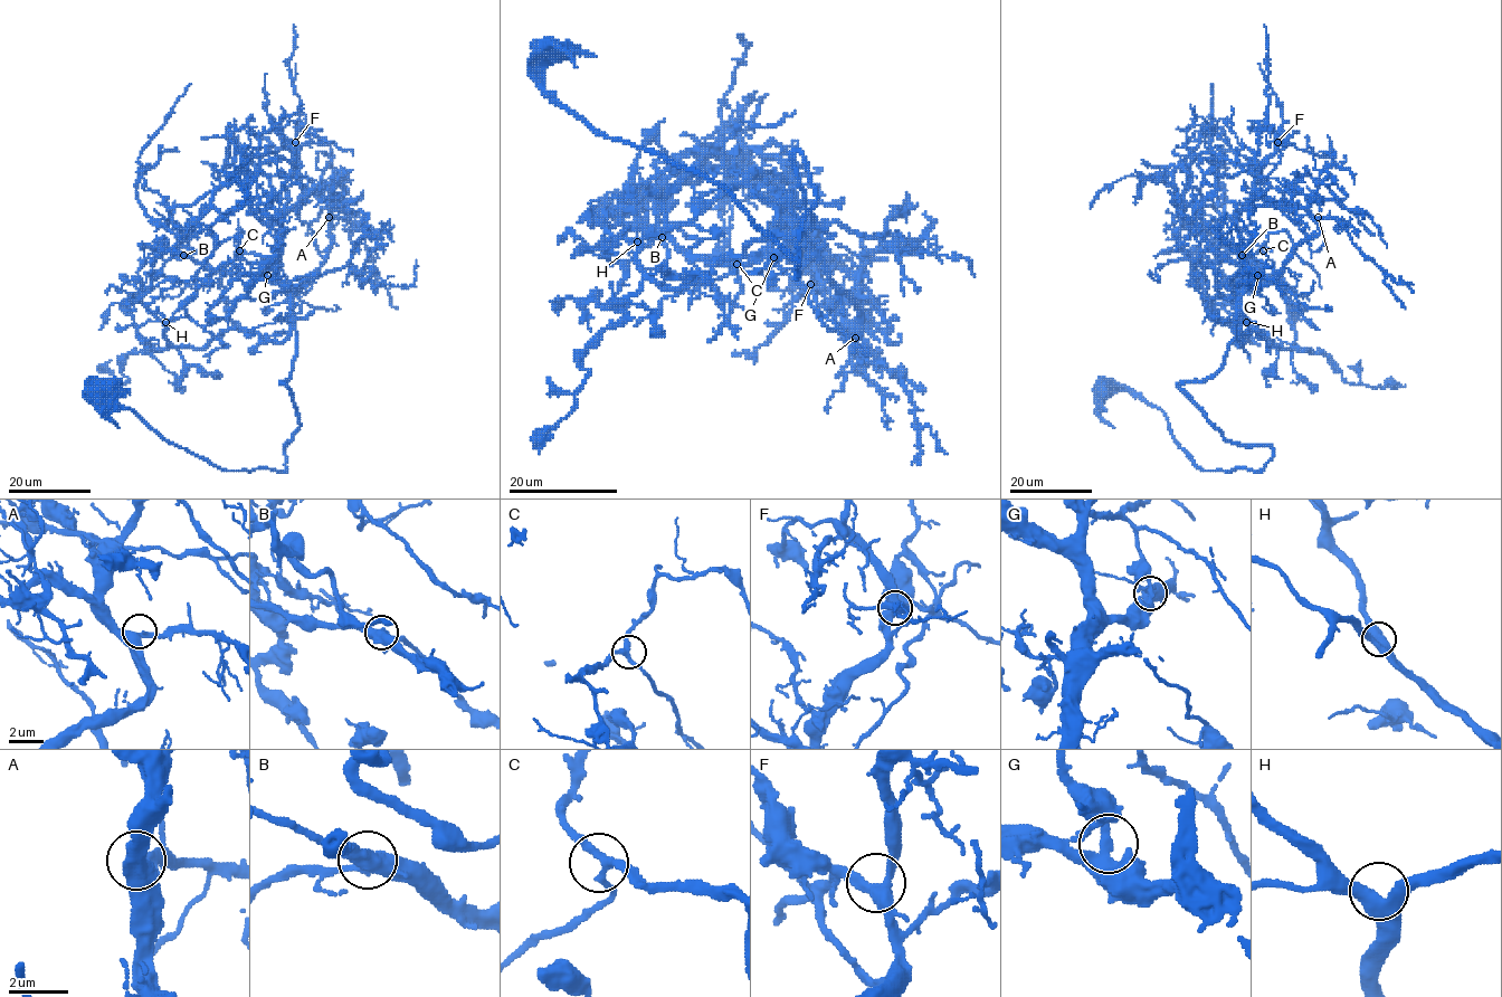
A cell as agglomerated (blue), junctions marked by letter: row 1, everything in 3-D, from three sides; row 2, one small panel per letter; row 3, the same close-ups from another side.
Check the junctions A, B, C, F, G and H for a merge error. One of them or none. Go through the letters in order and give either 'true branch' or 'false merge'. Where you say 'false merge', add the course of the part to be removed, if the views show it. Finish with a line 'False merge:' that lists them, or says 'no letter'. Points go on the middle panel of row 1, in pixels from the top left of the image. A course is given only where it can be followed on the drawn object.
A: true branch
B: true branch
C: true branch
F: true branch
G: false merge; course (773, 257), (790, 203), (702, 154), (762, 178), (810, 234), (824, 297), (852, 334), (853, 369), (828, 414)
H: true branch
False merge: G

